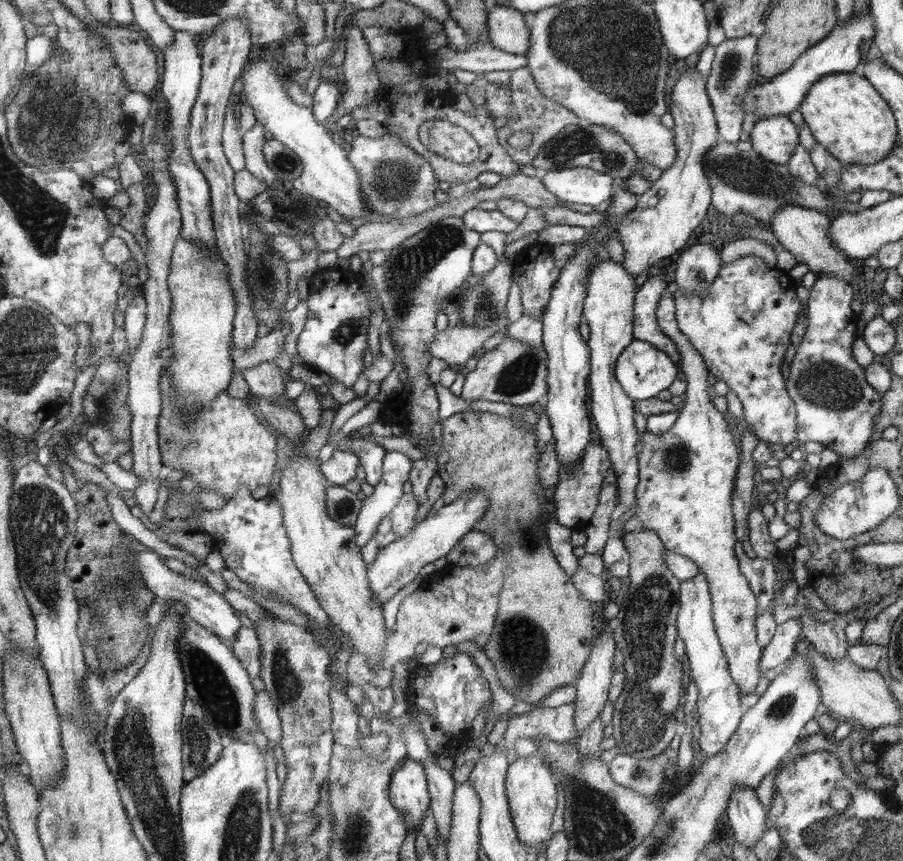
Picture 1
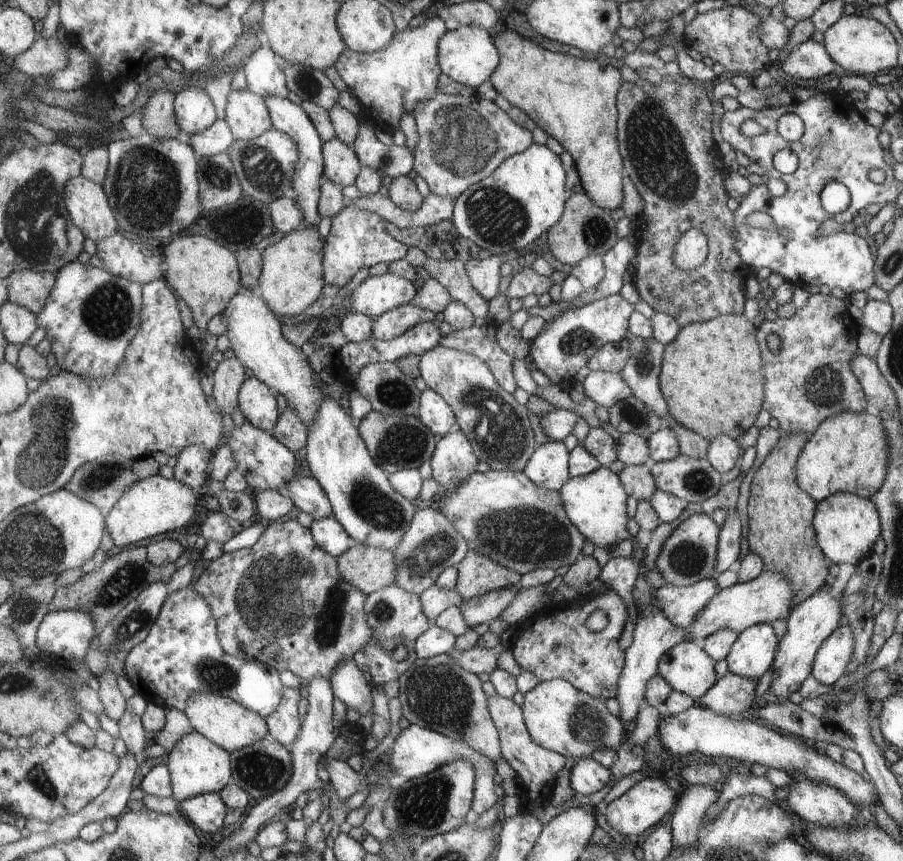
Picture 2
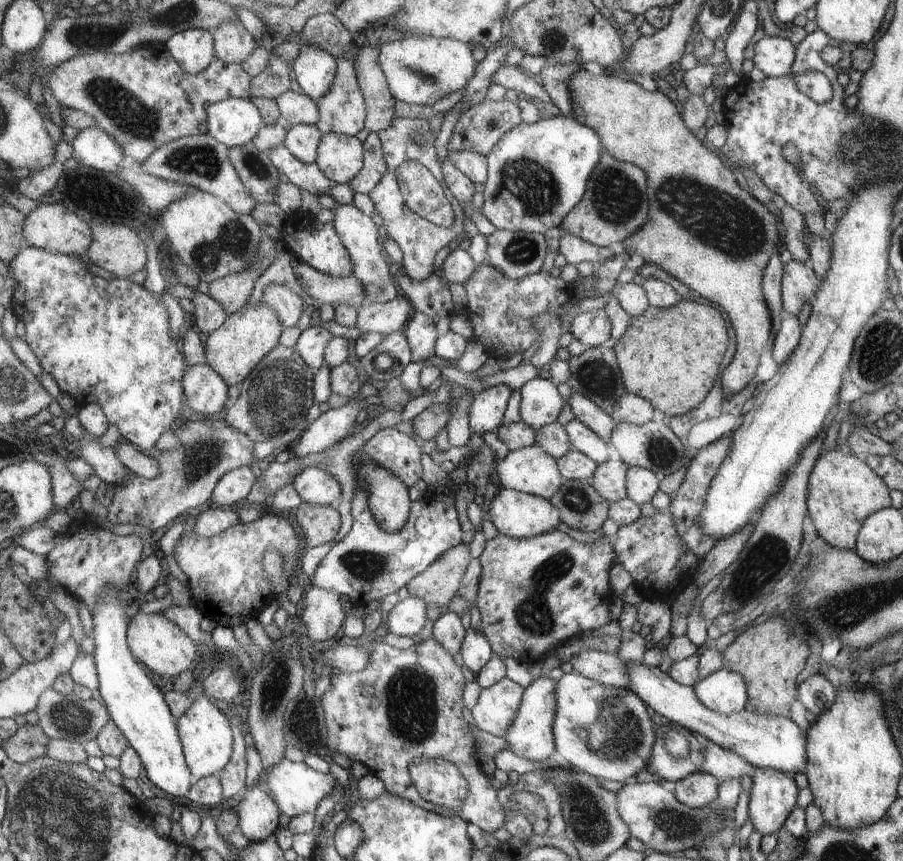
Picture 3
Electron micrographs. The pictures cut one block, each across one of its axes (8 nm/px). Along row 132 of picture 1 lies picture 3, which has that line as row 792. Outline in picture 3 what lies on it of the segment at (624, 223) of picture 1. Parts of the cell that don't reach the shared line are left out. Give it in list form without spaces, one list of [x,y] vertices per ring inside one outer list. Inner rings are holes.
[[[694,773],[676,781],[672,791],[679,801],[695,808],[713,803],[720,795],[720,781],[710,773]]]

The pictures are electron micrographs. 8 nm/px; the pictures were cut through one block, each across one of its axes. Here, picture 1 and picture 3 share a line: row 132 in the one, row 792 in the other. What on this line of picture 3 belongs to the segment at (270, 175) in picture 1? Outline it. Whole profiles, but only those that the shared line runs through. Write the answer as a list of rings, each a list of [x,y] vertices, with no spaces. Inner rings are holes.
[[[254,783],[233,802],[238,828],[250,842],[268,839],[280,827],[278,817],[282,812],[277,802],[270,797],[259,783]]]

